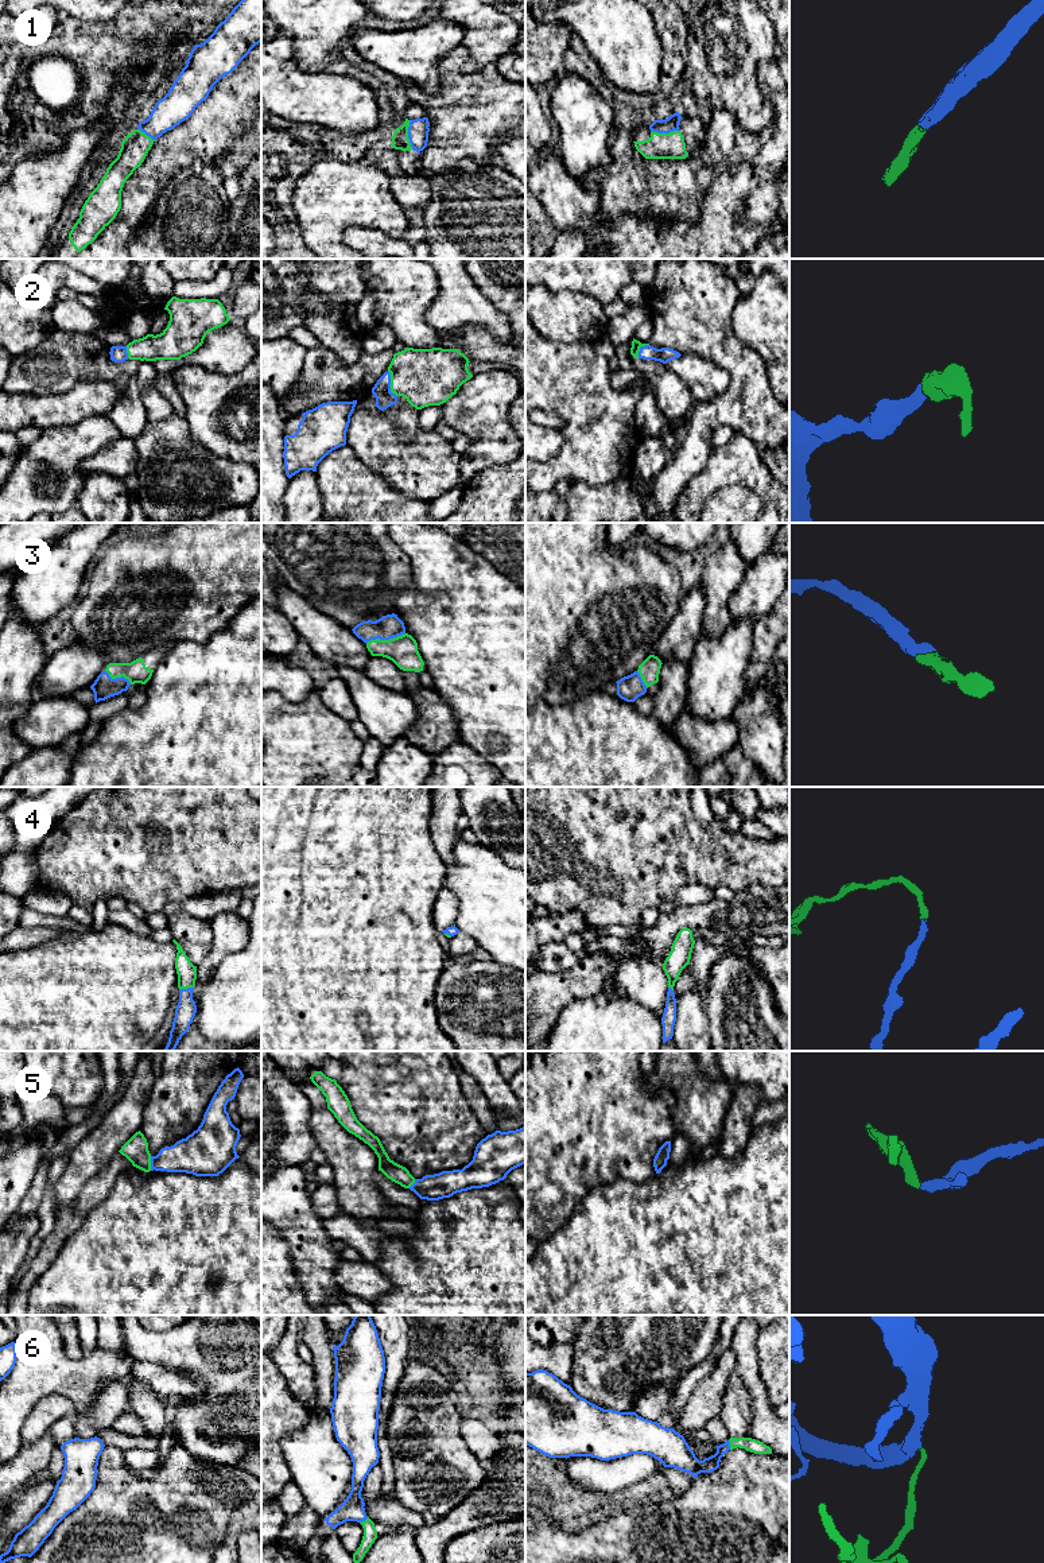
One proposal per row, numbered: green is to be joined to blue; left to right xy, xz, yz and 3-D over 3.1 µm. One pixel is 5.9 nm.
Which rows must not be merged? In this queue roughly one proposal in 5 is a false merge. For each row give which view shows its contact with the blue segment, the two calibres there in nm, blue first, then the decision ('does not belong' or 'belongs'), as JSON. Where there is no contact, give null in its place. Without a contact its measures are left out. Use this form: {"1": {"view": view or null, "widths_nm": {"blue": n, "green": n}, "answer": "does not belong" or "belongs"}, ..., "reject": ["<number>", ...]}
{"1": {"view": "xz", "widths_nm": {"blue": 130, "green": 100}, "answer": "belongs"}, "2": {"view": "xz", "widths_nm": {"blue": 110, "green": 340}, "answer": "belongs"}, "3": {"view": "xz", "widths_nm": {"blue": 140, "green": 180}, "answer": "belongs"}, "4": {"view": "xy", "widths_nm": {"blue": 120, "green": 120}, "answer": "belongs"}, "5": {"view": "xy", "widths_nm": {"blue": 220, "green": 150}, "answer": "belongs"}, "6": {"view": "yz", "widths_nm": {"blue": 100, "green": 80}, "answer": "belongs"}, "reject": []}

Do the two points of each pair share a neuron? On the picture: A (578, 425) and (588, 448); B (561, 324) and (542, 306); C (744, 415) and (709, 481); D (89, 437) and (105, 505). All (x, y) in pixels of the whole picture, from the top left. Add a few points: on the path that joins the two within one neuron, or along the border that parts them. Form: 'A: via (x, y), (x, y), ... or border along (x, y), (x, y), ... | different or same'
A: via (583, 430), (588, 434), (588, 442) | same
B: via (557, 320), (546, 309) | same
C: border along (734, 429), (745, 434), (757, 446) | different
D: border along (86, 474), (84, 488), (78, 496), (78, 505) | different

